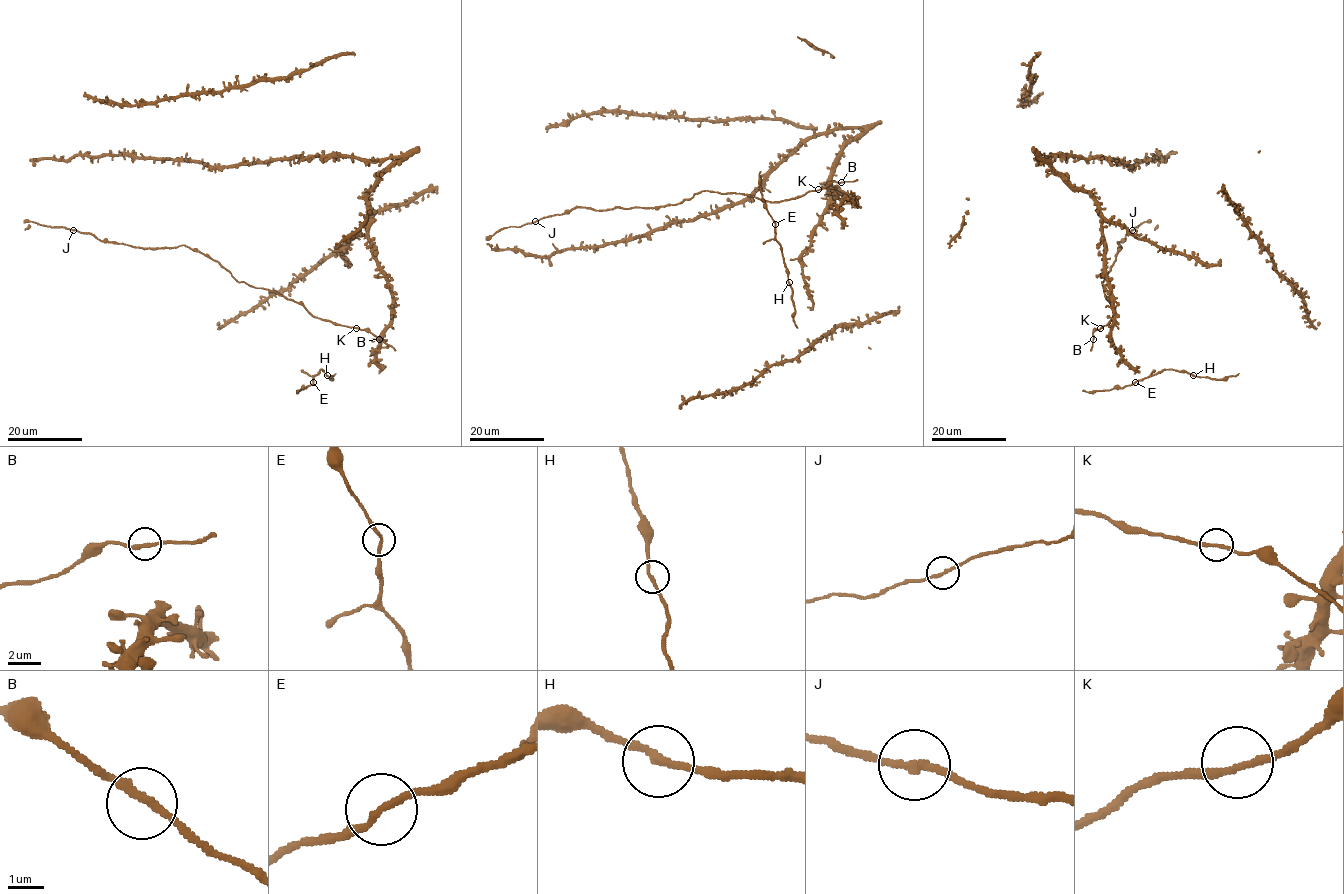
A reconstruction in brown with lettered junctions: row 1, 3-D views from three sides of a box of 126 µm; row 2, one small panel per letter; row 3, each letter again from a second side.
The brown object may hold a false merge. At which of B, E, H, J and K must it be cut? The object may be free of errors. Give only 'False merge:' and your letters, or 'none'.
False merge: none

